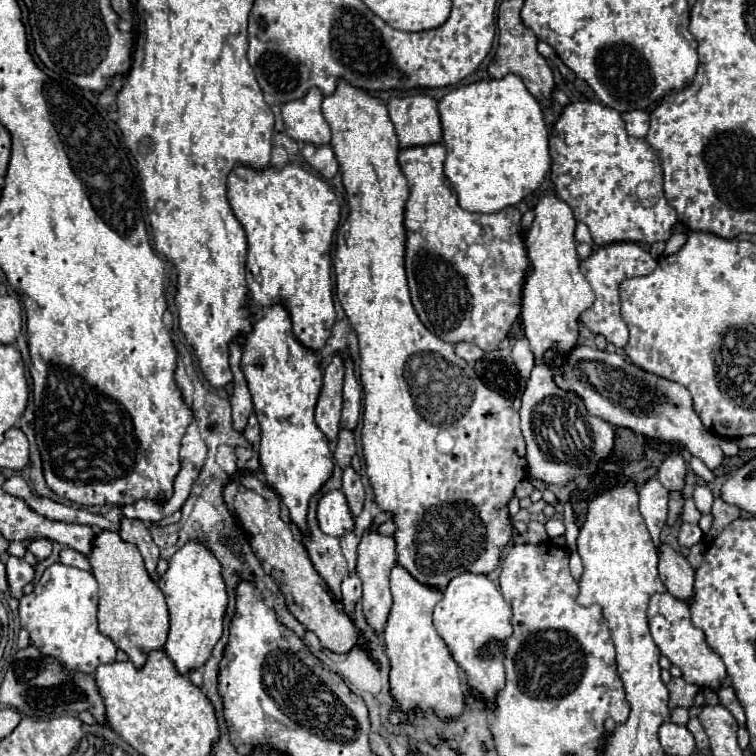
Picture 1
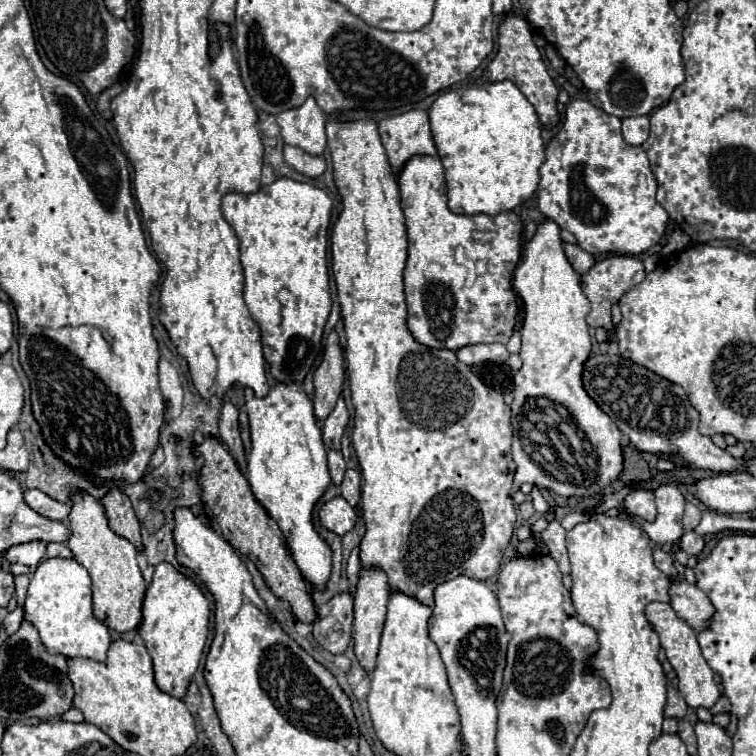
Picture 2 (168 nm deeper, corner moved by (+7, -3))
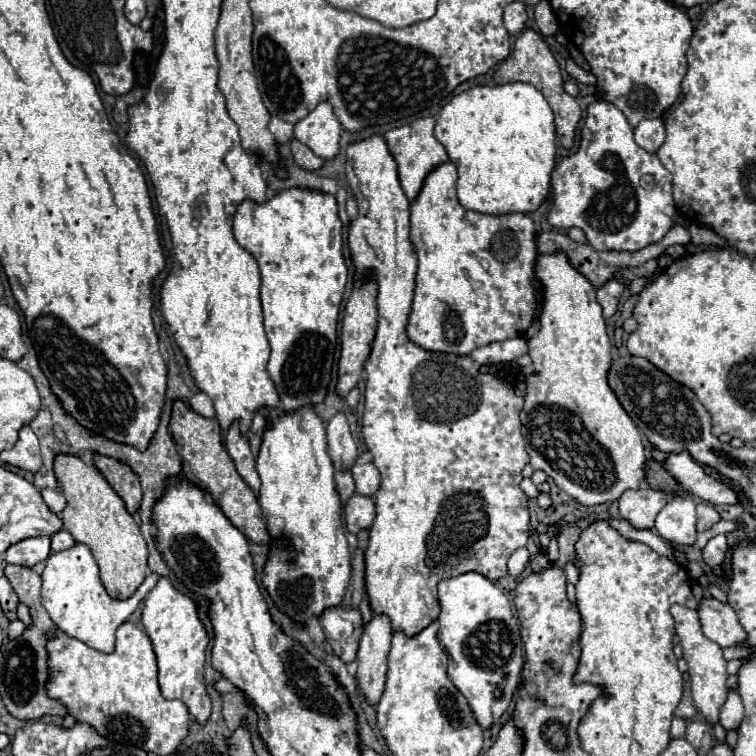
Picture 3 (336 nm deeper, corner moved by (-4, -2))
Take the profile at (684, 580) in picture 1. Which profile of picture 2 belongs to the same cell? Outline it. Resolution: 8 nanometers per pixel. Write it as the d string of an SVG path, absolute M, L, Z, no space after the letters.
M671 577L669 597L675 613L683 621L687 621L695 629L695 633L707 627L707 621L713 615L713 605L697 585L687 583L683 577Z

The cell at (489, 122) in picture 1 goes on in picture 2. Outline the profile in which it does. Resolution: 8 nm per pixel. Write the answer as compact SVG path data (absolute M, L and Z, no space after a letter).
M511 81L491 83L487 90L470 87L462 96L459 91L447 91L431 105L429 121L437 155L445 167L453 213L497 215L535 193L539 167L545 163L545 145L533 105Z

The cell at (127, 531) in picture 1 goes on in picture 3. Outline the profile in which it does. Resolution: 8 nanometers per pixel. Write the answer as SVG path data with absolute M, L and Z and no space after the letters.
M94 452L92 458L94 458L96 468L106 476L110 486L126 502L128 512L134 514L140 508L140 498L142 498L138 476L132 472L132 468L128 464L116 460L116 458L110 458L110 456L104 456L98 452Z

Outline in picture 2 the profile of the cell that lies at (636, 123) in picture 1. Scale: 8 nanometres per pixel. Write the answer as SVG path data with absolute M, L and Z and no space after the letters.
M649 117L623 119L623 137L629 145L641 145L649 137Z

